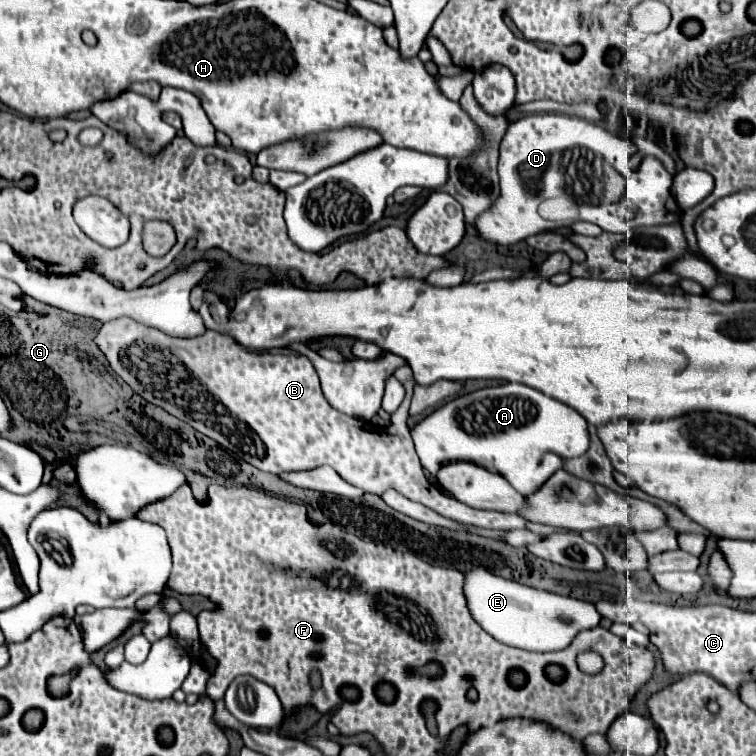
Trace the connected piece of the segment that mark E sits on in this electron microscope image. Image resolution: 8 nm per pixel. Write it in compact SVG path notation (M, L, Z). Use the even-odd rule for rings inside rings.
M473 566L461 572L465 576L463 594L467 598L467 608L473 620L483 626L487 634L507 646L533 652L565 650L581 630L595 628L601 620L591 602L537 590L515 580L495 576L481 566Z

